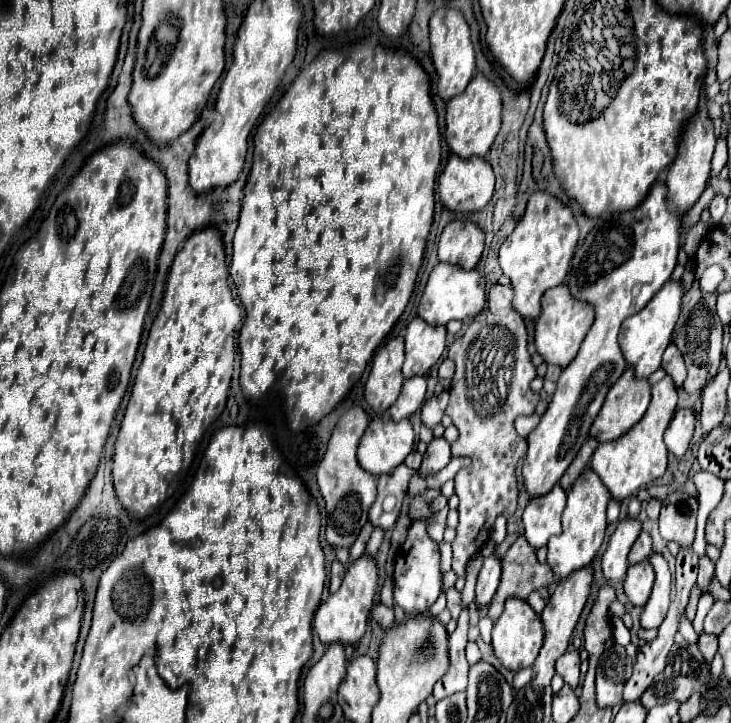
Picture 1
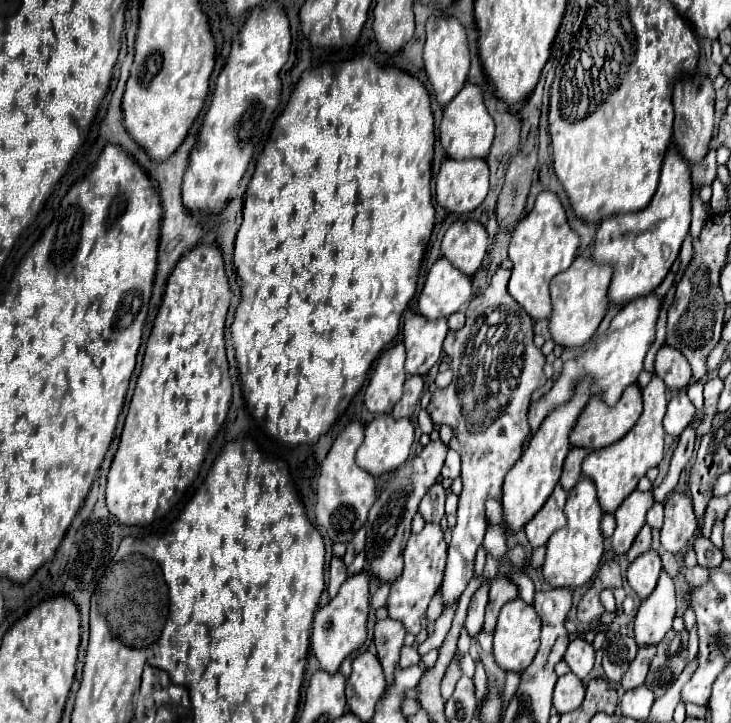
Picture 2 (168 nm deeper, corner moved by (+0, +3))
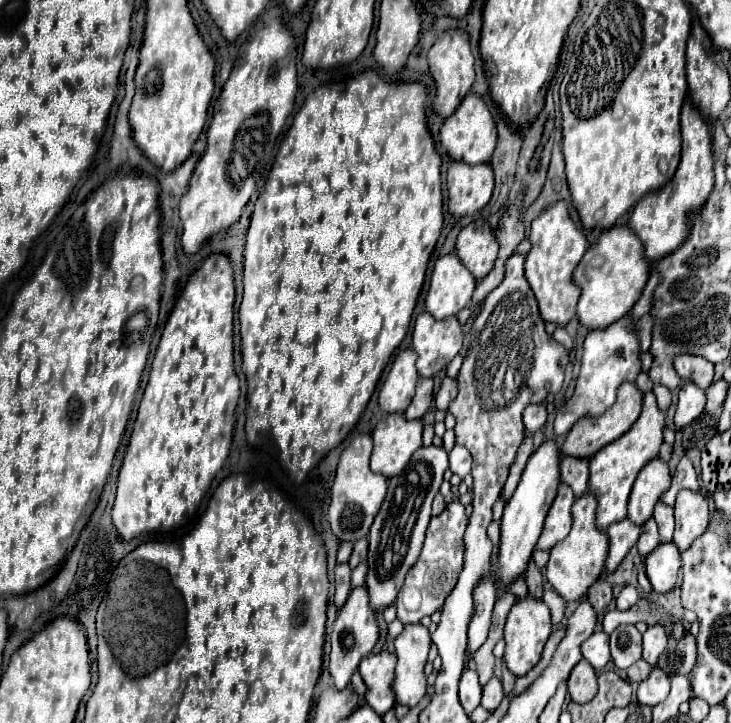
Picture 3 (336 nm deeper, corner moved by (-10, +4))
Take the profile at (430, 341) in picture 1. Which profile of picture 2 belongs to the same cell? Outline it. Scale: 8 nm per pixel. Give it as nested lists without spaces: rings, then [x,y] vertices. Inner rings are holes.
[[[411,315],[403,323],[403,343],[407,349],[407,375],[425,375],[443,353],[447,319],[427,321],[423,315]]]

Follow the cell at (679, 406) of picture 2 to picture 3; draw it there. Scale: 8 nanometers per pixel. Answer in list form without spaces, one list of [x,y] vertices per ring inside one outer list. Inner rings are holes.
[[[685,382],[679,390],[679,402],[677,402],[677,410],[675,410],[675,428],[683,430],[685,426],[689,426],[695,416],[699,416],[705,408],[705,390],[701,390],[699,386]]]

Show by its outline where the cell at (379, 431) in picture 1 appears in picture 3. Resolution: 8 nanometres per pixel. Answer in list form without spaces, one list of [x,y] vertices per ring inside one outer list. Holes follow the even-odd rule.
[[[389,414],[377,422],[373,430],[371,470],[387,478],[399,474],[411,460],[411,454],[421,446],[421,432],[421,420],[409,422],[403,414]]]

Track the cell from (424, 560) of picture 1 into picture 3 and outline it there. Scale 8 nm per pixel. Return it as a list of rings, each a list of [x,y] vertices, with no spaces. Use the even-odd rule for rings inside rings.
[[[461,502],[449,504],[439,516],[431,518],[425,544],[421,548],[417,564],[407,574],[407,580],[403,588],[397,594],[395,606],[397,606],[397,620],[403,624],[419,624],[423,616],[431,616],[437,612],[445,598],[451,594],[453,586],[457,584],[457,576],[463,566],[463,532],[467,528],[467,516]]]

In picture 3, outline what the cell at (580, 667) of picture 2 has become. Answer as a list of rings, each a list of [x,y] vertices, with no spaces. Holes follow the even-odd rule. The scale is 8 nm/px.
[[[593,632],[581,646],[583,658],[595,668],[601,670],[609,662],[609,636],[605,632]]]

